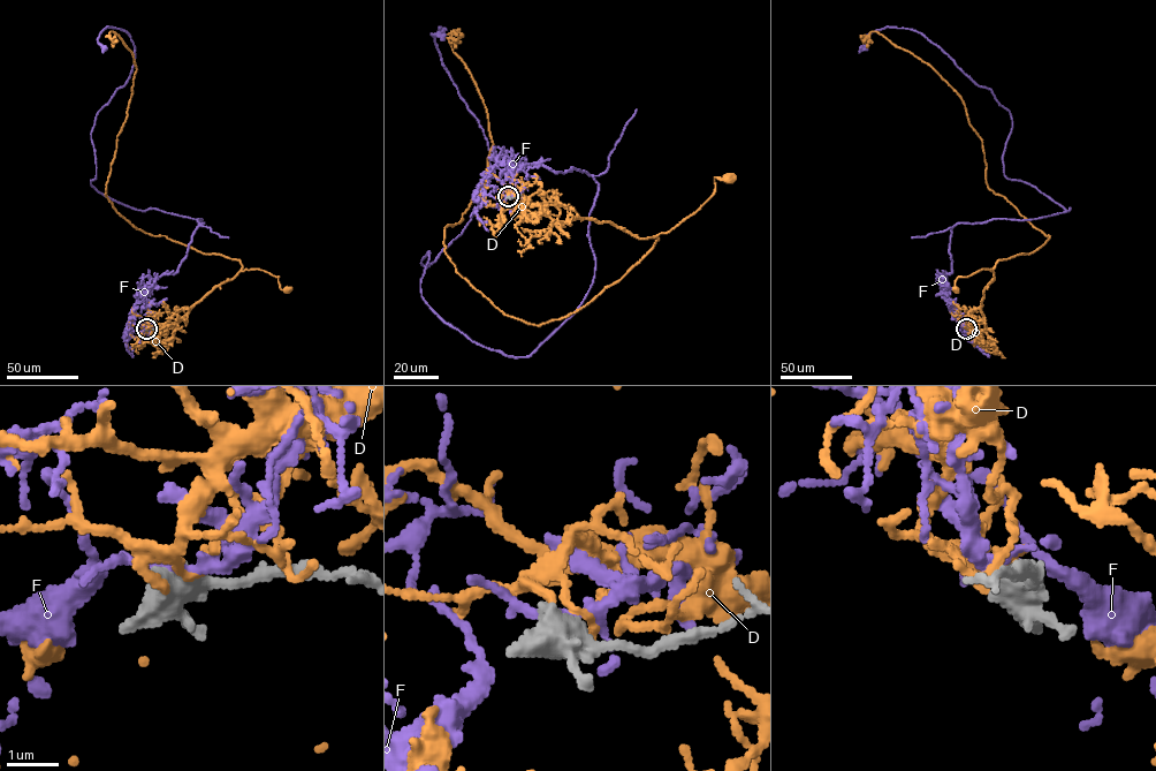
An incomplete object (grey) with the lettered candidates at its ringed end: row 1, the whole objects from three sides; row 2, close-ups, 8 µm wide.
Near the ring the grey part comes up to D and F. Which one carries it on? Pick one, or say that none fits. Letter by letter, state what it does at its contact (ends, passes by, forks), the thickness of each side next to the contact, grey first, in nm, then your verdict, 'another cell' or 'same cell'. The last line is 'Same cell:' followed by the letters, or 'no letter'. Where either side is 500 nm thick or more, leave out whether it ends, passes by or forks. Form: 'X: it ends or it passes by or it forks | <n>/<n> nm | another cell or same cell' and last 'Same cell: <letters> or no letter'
D: it forks | 440/140 nm | same cell
F: it forks | 460/160 nm | another cell
Same cell: D

